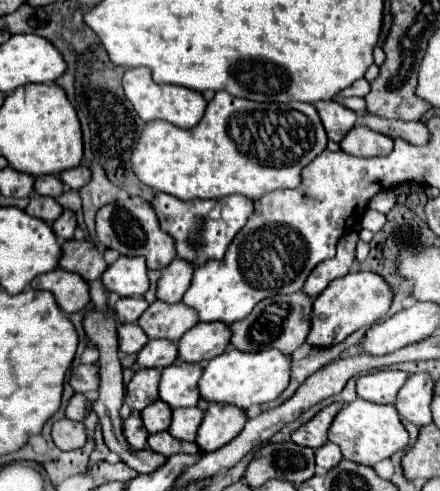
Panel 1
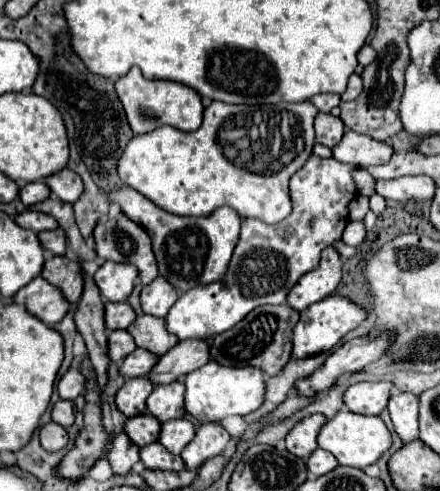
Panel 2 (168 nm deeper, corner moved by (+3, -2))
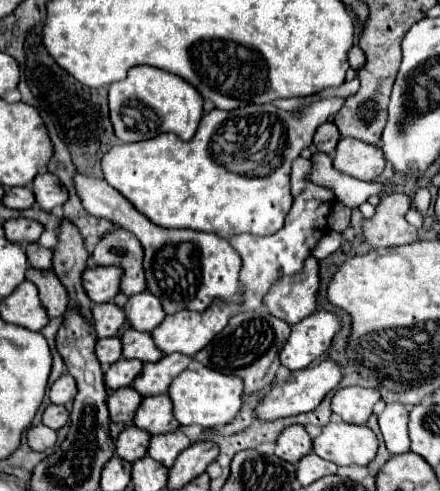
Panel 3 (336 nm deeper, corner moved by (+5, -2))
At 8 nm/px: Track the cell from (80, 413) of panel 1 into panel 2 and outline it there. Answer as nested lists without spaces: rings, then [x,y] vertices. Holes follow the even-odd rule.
[[[57,401],[53,411],[51,411],[51,417],[55,423],[63,425],[63,427],[69,427],[75,423],[75,403],[73,401]]]

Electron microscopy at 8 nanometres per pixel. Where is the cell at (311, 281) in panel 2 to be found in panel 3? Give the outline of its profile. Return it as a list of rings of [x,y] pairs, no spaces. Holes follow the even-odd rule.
[[[309,257],[303,261],[301,275],[295,273],[277,279],[271,285],[271,289],[263,297],[263,305],[277,319],[295,325],[315,311],[317,289],[319,289],[319,267],[317,259]]]

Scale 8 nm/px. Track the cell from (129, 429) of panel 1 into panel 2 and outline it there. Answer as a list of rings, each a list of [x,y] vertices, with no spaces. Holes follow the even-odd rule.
[[[123,431],[113,435],[113,449],[109,453],[113,473],[127,473],[137,461],[139,461],[139,447],[133,447],[133,443],[129,443],[129,435],[123,435]]]

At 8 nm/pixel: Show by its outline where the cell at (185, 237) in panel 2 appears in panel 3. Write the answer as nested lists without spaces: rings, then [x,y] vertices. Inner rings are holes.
[[[83,173],[73,175],[73,183],[83,207],[95,215],[105,217],[117,227],[133,233],[143,245],[143,269],[147,279],[147,291],[163,303],[163,311],[173,315],[177,311],[205,311],[215,299],[223,303],[243,303],[245,287],[239,281],[241,257],[219,235],[189,231],[189,229],[165,229],[149,223],[119,191],[115,191],[105,179],[95,179]]]

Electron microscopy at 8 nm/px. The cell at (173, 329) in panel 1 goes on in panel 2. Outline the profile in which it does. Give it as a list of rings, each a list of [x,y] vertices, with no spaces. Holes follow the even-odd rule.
[[[153,315],[137,317],[127,331],[133,335],[137,347],[153,351],[155,355],[163,355],[173,345],[177,345],[177,339],[165,331],[165,319],[157,319]]]

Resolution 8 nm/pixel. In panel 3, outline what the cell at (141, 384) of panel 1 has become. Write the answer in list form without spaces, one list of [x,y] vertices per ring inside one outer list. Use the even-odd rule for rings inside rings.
[[[123,387],[113,391],[107,397],[107,407],[109,407],[109,419],[113,423],[125,423],[129,425],[133,421],[133,415],[137,407],[141,405],[141,395],[133,387]]]

